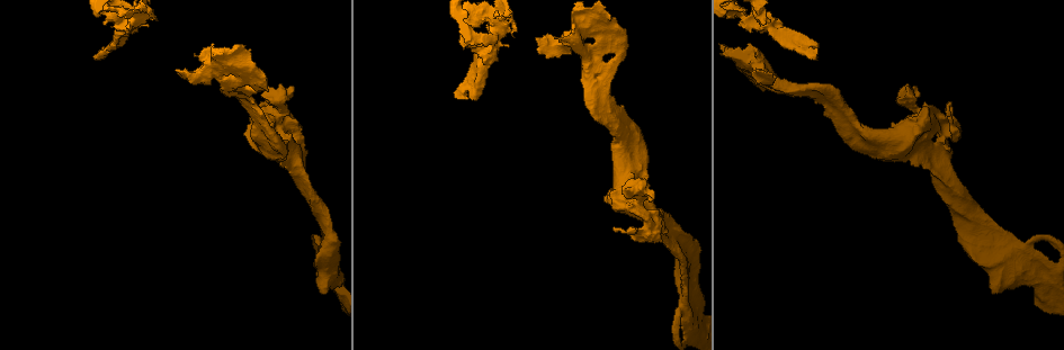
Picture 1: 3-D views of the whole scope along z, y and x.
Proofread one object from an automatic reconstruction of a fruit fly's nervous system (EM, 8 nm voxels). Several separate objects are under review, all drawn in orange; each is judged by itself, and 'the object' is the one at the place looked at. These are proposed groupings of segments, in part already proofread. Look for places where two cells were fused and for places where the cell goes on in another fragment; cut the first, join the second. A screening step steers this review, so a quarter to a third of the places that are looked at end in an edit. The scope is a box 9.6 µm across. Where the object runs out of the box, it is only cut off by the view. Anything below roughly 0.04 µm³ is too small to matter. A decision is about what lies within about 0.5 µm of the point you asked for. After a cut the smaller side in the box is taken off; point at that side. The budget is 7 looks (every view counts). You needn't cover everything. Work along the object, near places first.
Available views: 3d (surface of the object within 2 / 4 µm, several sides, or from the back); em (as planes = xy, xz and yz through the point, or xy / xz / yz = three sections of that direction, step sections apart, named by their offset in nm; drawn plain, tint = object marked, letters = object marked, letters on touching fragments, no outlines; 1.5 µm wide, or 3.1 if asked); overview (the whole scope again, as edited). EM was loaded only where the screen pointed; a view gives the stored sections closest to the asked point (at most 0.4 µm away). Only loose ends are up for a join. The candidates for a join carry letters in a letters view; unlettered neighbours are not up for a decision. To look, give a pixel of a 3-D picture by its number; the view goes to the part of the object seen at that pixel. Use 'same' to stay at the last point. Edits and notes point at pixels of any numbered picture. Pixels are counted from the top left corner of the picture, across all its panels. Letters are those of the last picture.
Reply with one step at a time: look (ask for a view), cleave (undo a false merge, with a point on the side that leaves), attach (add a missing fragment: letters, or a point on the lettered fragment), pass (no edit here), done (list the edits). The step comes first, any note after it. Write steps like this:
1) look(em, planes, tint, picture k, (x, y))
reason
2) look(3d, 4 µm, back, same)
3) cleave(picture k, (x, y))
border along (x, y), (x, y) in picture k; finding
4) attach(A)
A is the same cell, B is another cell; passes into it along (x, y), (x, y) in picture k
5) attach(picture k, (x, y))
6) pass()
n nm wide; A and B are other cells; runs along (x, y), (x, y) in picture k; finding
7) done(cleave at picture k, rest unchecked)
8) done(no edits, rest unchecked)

look(em, yz, step 4, tint, picture 1, (688, 234))
free end

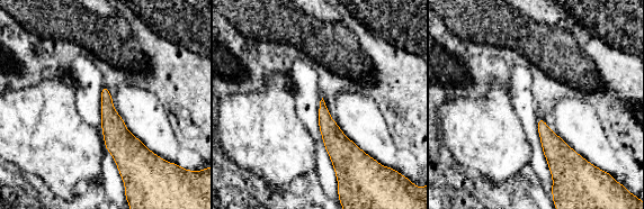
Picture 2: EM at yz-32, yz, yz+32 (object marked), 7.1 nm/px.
look(em, planes, letters, same)
cut it another way

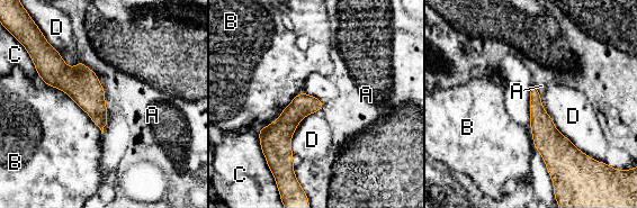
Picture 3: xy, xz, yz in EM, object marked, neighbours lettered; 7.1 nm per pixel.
pass()
A, B, C and D are other cells; border along (534, 83), (539, 93) in picture 3; no lettered fragment goes on from it

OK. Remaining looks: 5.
look(em, planes, letters, picture 1, (827, 110))
free end

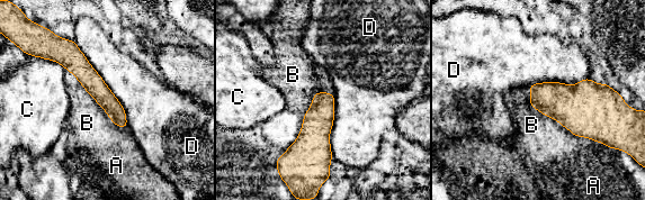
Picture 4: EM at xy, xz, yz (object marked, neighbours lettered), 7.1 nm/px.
pass()
A, B, C and D are other cells; runs along (72, 44), (72, 58), (124, 125) in picture 4; none of them fits

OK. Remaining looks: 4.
look(3d, 4 µm, picture 1, (201, 54))
stops while still wide

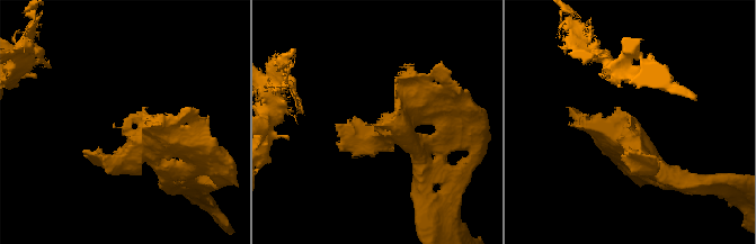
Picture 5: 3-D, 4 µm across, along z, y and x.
look(em, planes, plain, picture 5, (374, 127))
arms of 260, 340 nm; need the tissue

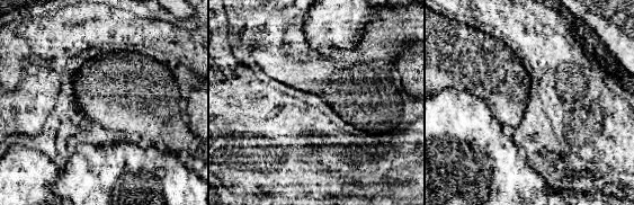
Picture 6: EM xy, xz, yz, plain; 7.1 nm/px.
look(em, planes, letters, same)

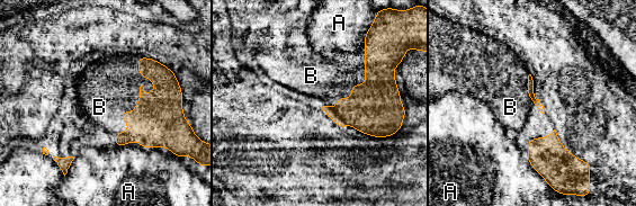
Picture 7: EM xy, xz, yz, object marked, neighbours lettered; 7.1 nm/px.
attach(B)
B is the same cell, A is another cell; passes into it along (372, 108), (337, 105), (314, 78) in picture 7; the cell continues

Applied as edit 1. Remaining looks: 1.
done(attach at picture 7, rest unchecked)

